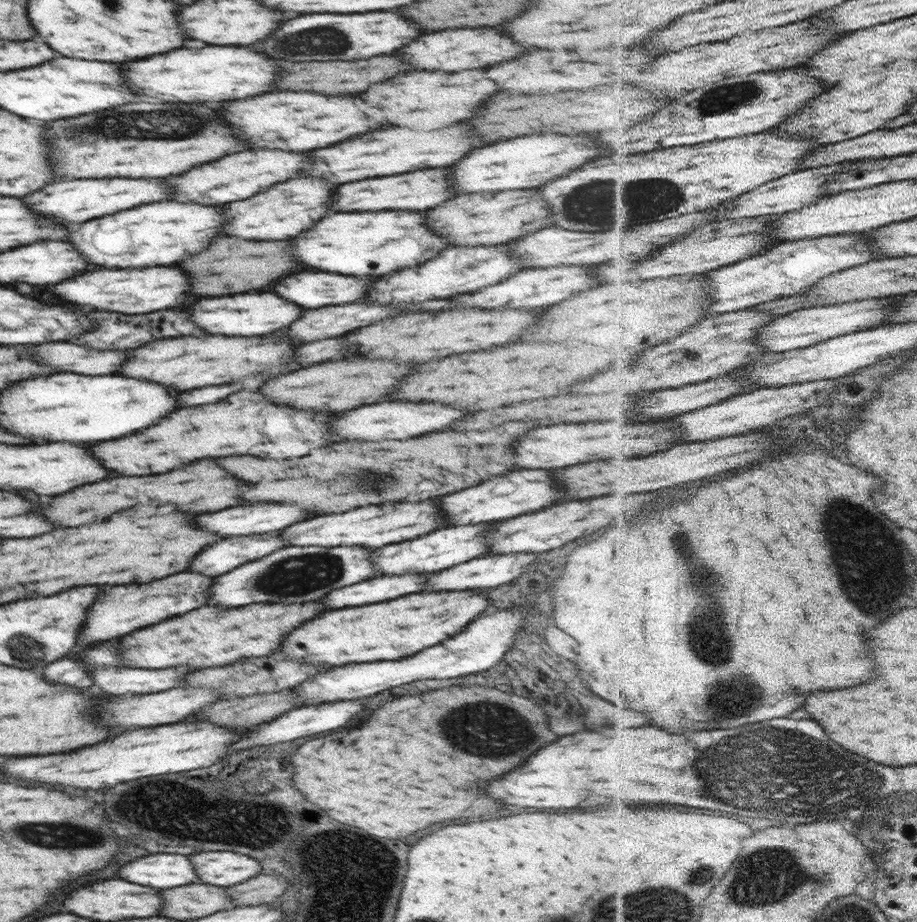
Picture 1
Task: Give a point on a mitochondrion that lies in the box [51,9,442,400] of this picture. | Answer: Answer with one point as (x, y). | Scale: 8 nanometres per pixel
(120, 125)

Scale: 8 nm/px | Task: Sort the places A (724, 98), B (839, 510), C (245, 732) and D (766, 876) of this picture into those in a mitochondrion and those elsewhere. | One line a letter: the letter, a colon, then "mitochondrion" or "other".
A: mitochondrion
B: mitochondrion
C: other
D: mitochondrion

